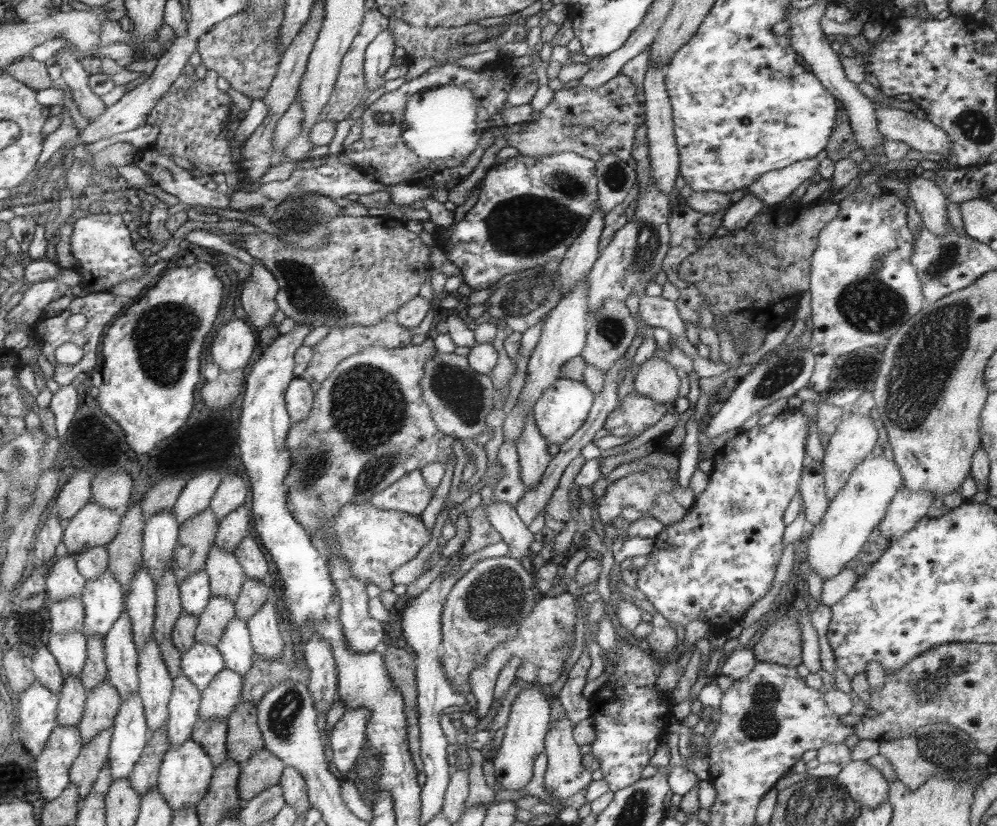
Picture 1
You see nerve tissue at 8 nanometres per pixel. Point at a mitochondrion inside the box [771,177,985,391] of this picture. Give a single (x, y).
(867, 304)

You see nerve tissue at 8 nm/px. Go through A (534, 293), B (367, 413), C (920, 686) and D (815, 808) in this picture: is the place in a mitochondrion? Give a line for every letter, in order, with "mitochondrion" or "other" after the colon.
A: mitochondrion
B: mitochondrion
C: mitochondrion
D: mitochondrion

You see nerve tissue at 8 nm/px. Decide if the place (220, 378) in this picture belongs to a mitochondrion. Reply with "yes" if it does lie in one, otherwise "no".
no

